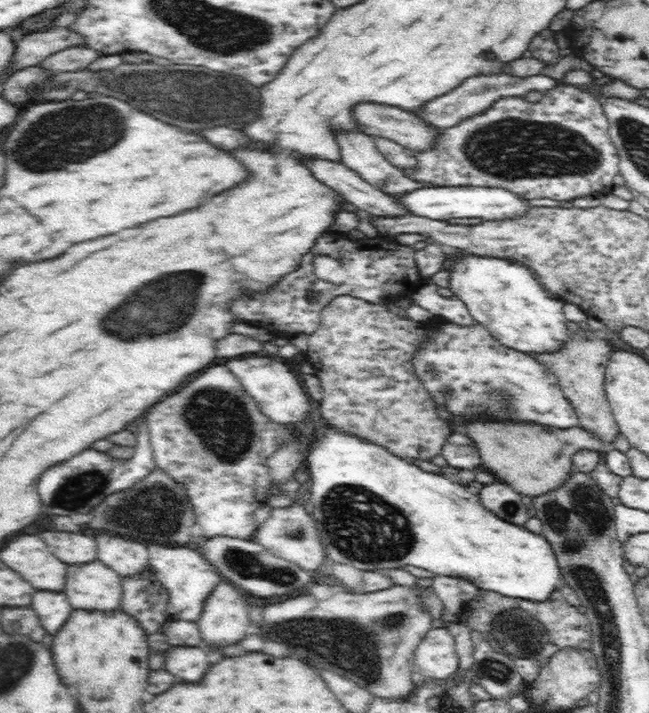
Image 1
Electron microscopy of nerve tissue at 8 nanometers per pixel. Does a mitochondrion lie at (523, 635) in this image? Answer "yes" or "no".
yes

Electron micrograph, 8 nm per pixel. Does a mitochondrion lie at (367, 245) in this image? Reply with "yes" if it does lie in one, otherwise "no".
no

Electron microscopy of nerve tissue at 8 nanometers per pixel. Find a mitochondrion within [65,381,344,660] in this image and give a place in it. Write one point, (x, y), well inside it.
(224, 425)

